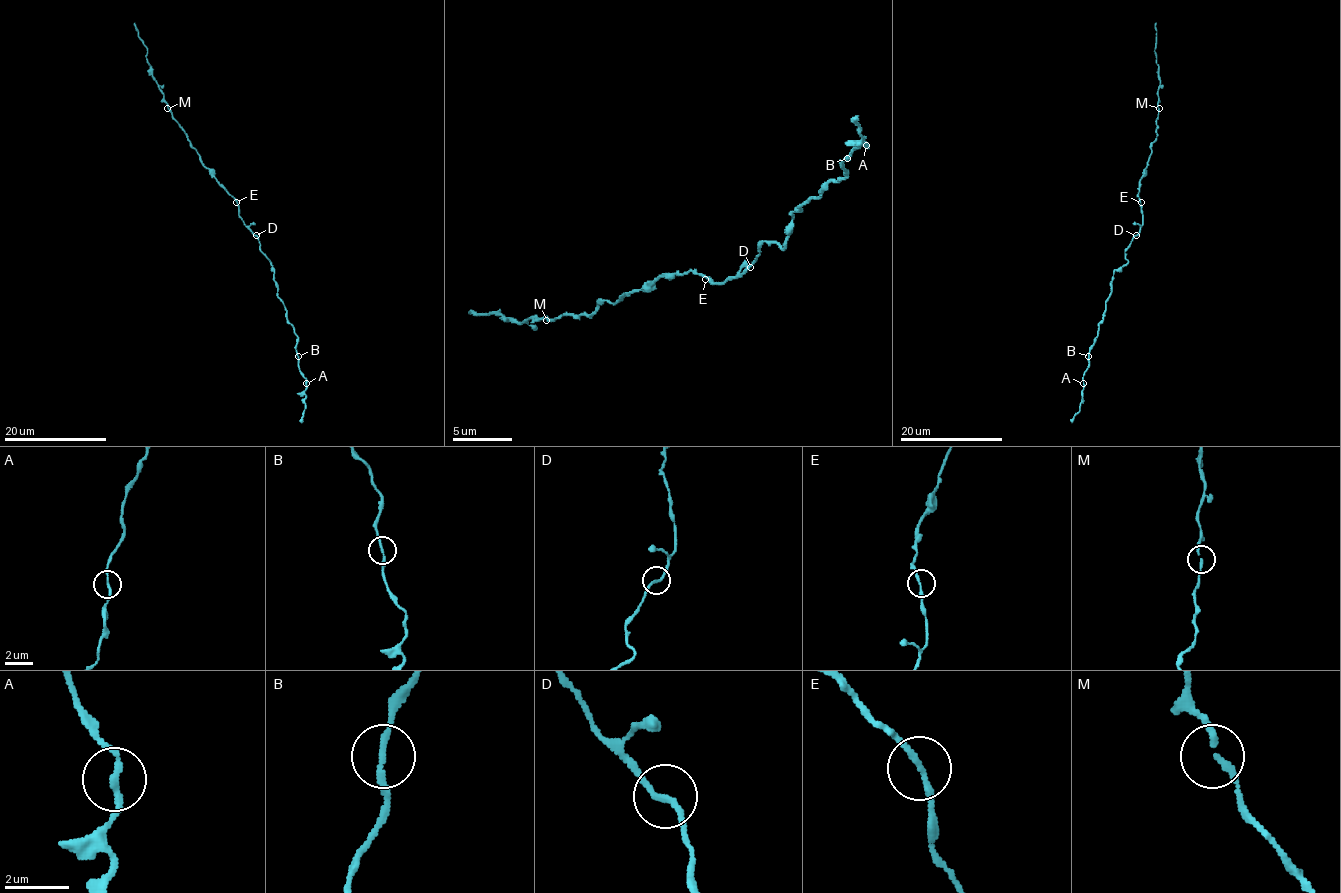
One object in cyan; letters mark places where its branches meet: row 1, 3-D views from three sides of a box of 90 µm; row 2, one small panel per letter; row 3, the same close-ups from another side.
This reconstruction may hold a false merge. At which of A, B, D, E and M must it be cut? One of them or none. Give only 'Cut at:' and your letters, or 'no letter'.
Cut at: A

